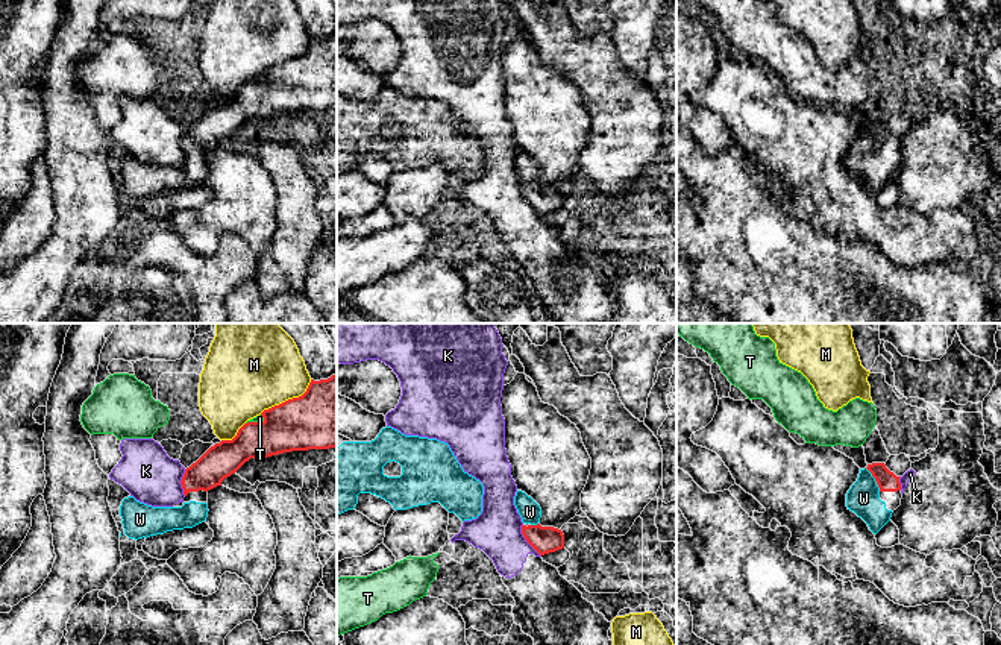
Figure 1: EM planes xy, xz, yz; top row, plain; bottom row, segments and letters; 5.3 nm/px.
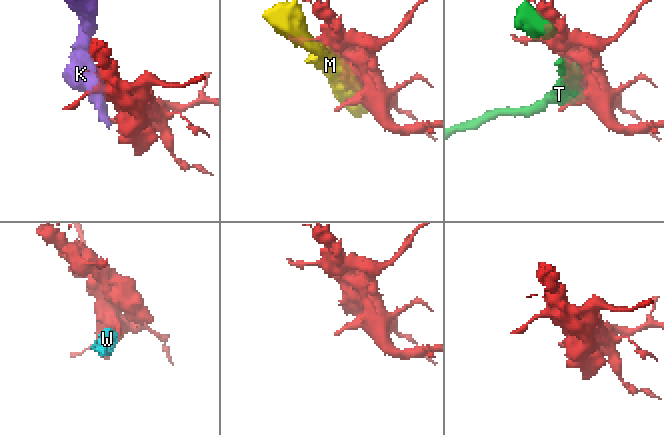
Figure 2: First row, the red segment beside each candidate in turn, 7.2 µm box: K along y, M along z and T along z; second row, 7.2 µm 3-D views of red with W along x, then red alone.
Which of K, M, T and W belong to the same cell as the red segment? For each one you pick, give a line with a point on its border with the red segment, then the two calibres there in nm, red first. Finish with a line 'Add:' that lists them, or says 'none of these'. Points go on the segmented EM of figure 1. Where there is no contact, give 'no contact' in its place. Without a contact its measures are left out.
W: contact yz (875, 480); calibres 110 and 180 nm
Add: W

